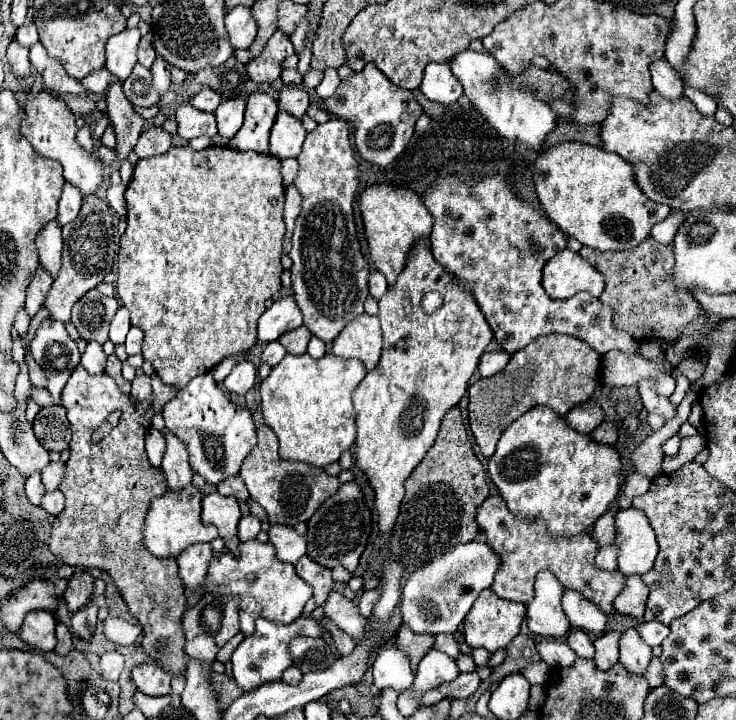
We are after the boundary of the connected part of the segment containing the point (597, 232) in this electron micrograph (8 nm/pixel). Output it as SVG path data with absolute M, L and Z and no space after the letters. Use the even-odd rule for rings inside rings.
M561 142L549 150L539 152L533 168L535 192L541 206L545 208L549 220L557 224L567 236L577 238L583 246L593 250L631 250L639 246L651 232L657 222L663 222L671 208L665 204L651 202L633 180L633 166L613 152L605 152L599 146L581 144L581 142Z

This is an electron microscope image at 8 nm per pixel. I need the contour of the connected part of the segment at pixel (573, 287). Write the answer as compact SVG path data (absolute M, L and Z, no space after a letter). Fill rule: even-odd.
M565 248L545 264L543 288L555 300L567 300L581 290L599 298L605 290L605 278L585 258Z

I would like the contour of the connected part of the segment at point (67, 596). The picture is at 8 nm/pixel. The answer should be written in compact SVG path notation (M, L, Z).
M77 572L67 584L63 600L69 612L77 612L91 600L91 596L93 596L93 578L89 576L89 572Z

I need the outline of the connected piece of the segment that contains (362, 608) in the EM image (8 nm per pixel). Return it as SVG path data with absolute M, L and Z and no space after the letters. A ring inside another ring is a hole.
M367 590L367 592L363 592L363 596L361 596L361 600L359 600L359 612L361 612L361 616L365 616L365 618L371 616L371 610L373 610L377 598L379 598L377 590Z

